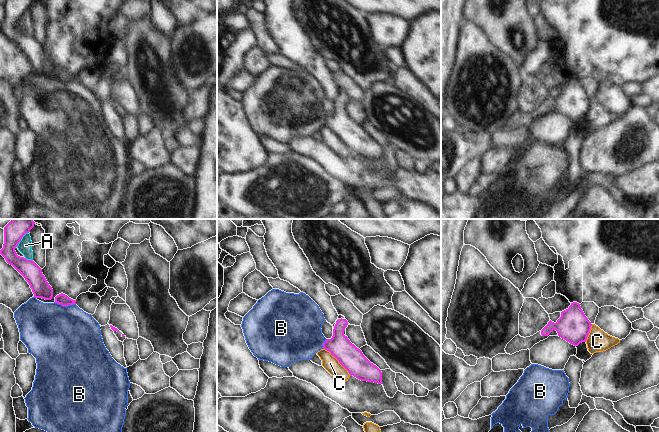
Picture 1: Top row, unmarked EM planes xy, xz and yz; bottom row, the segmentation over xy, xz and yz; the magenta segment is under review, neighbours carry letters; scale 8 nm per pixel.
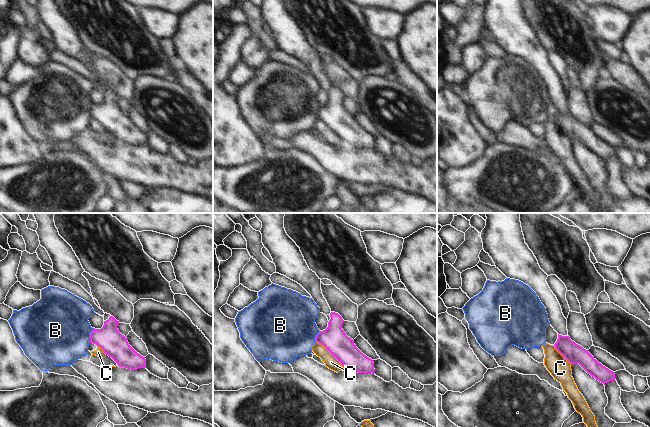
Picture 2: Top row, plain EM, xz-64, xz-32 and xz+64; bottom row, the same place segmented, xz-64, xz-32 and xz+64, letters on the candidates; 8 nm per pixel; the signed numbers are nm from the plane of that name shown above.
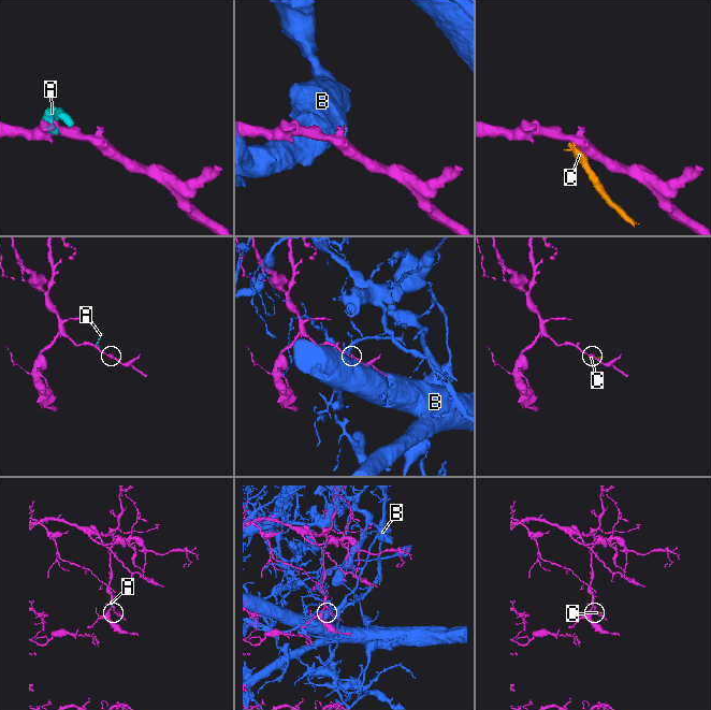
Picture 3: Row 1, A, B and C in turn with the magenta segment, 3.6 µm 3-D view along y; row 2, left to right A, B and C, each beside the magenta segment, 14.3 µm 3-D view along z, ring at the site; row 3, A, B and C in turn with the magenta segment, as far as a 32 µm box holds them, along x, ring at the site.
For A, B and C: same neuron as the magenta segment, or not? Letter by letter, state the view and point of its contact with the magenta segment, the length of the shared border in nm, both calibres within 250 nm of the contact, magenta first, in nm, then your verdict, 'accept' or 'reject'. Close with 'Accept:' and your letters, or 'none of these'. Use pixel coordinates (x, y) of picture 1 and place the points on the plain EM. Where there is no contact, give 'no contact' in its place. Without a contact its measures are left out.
A: contact xy (21, 14); length 160 nm; calibres 160 and 110 nm; reject
B: contact xy (65, 81); length 180 nm; calibres 90 and 500 nm; reject
C: contact xz (337, 135); length 300 nm; calibres 190 and 120 nm; reject
Accept: none of these

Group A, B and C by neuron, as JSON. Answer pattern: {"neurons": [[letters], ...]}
{"neurons": [["A", "C"], ["B"]]}

